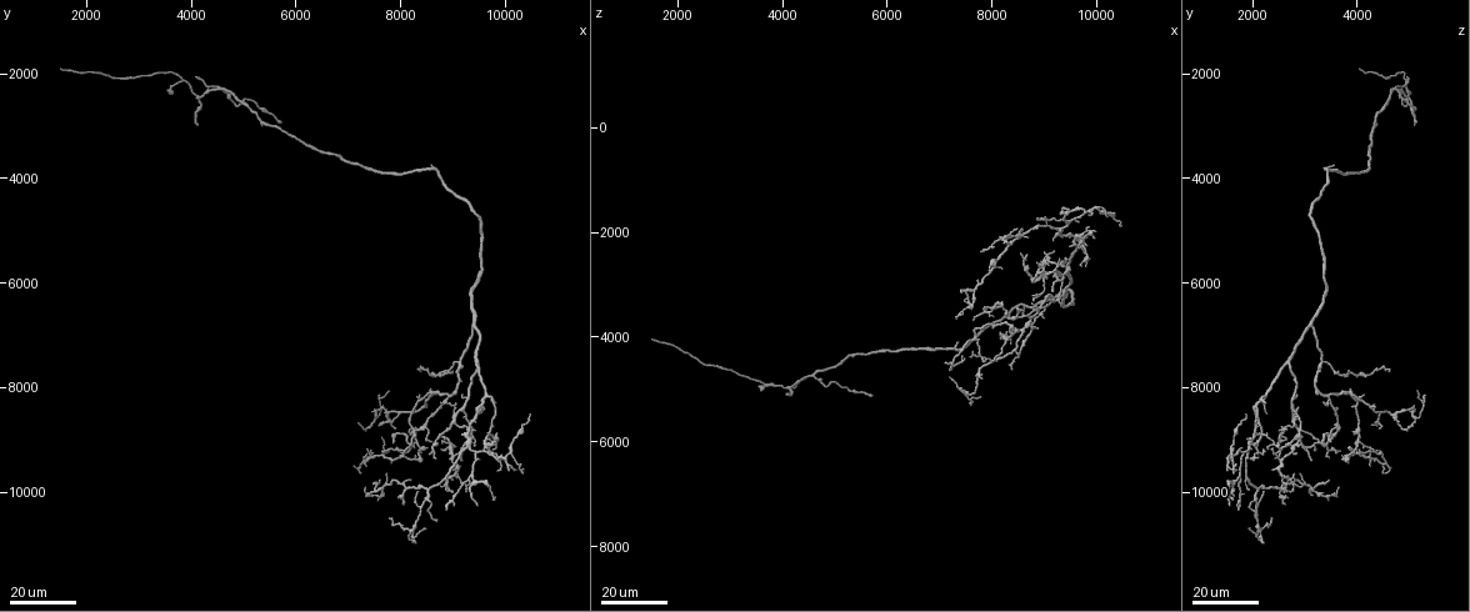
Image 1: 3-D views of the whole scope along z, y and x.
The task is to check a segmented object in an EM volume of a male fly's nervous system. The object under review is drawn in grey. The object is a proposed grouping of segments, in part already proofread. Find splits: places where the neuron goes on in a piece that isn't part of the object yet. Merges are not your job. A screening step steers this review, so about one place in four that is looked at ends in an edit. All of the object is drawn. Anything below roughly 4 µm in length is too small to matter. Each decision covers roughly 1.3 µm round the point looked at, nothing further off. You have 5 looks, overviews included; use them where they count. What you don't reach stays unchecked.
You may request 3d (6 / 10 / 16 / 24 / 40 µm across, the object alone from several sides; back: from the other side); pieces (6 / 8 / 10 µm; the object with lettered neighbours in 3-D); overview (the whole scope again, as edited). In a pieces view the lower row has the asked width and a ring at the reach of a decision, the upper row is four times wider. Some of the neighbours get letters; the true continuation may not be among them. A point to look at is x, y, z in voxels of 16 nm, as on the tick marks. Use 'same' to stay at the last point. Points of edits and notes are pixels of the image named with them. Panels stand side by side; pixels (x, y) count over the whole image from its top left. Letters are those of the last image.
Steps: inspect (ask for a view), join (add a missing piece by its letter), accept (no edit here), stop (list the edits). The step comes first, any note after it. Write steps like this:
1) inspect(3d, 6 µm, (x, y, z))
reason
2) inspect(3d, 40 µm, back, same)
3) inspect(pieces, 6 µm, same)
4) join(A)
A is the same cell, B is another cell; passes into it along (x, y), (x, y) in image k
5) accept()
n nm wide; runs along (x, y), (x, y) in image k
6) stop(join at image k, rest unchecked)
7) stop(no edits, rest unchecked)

inspect(3d, 24 µm, (4100, 2950, 5050))
branch stops here

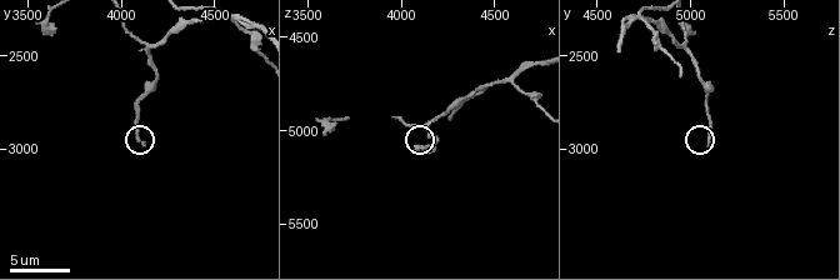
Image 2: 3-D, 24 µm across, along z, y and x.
inspect(pieces, 10 µm, (4120, 2980, 5100))

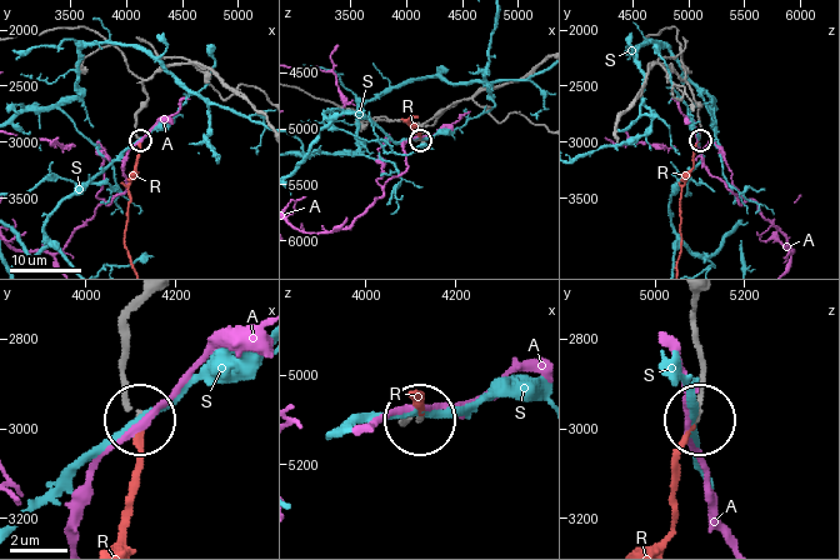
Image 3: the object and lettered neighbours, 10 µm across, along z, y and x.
join(R)
R is the same cell, A and S are other cells; passes into it along (130, 343), (124, 398), (138, 426), (138, 476), (126, 534) in image 3; the neuron continues

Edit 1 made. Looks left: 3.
inspect(overview)

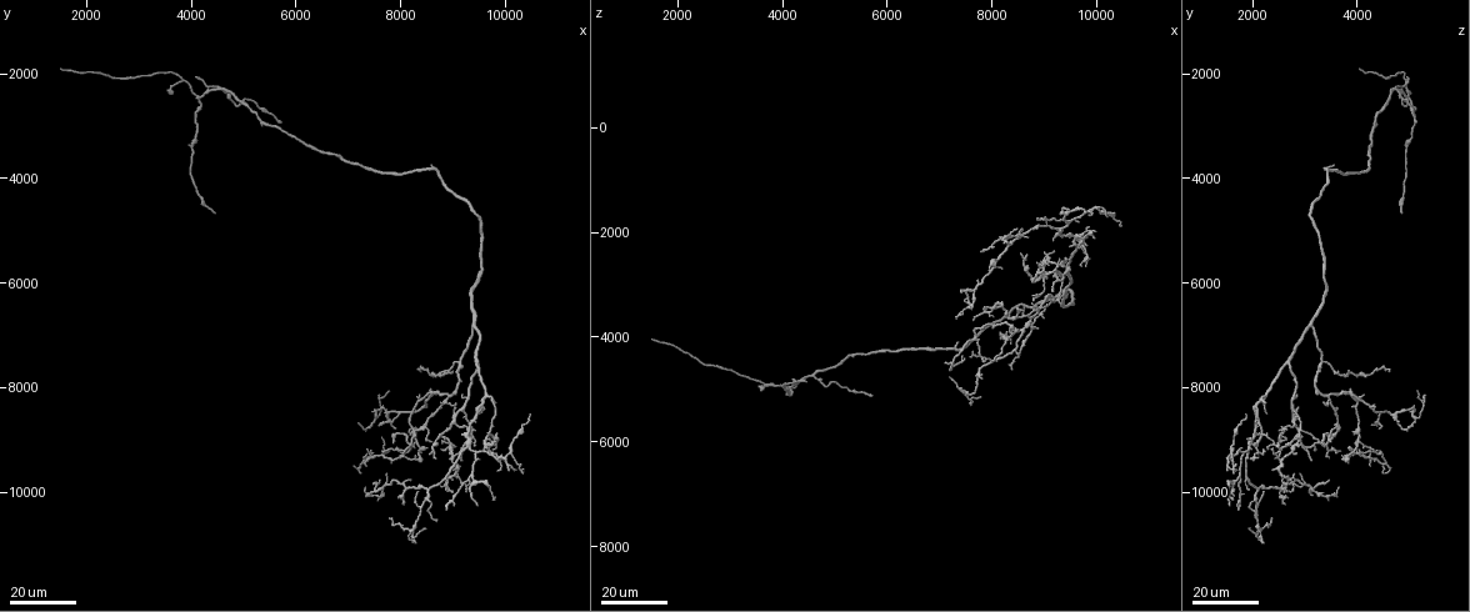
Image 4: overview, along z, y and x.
inspect(3d, 24 µm, (4100, 2050, 4900))
an open end

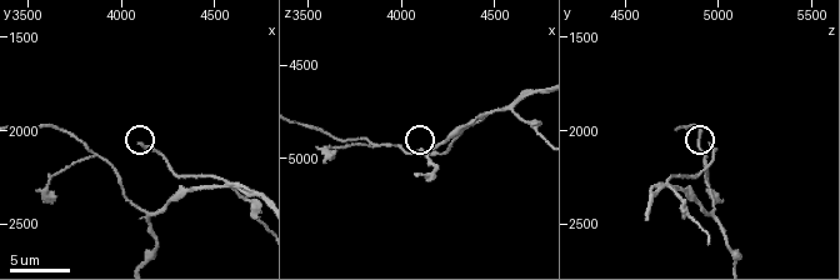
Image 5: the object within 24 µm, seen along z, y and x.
inspect(pieces, 6 µm, (4100, 2060, 4960))

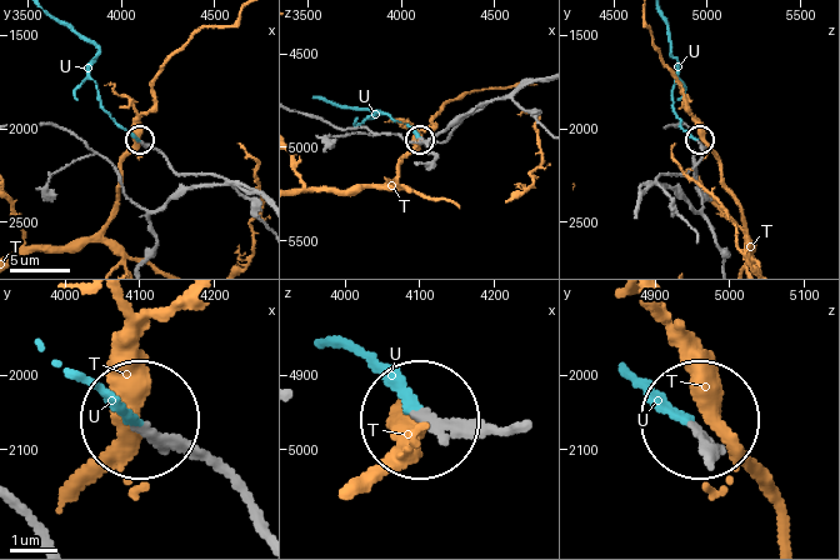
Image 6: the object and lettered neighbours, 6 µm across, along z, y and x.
join(U)
170 nm wide; U is the same cell, T is another cell; the neuron continues

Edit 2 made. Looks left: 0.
stop(join at image 3, join at image 6, rest unchecked)

